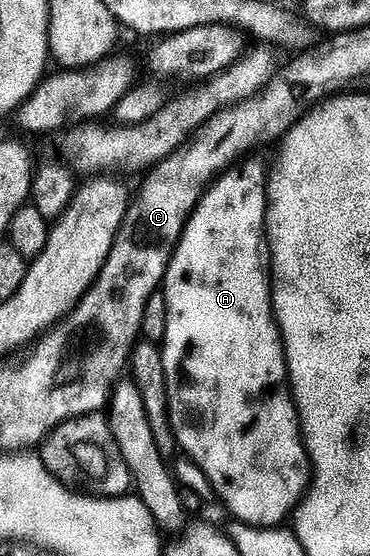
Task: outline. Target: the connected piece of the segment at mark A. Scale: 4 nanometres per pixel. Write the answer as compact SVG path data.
M254 158L247 159L245 162L239 163L237 166L231 167L222 173L209 188L206 189L203 197L198 202L198 207L190 213L189 220L186 221L186 229L182 232L182 238L178 242L178 247L174 249L170 257L170 265L166 271L166 279L164 281L164 291L166 293L166 309L168 310L168 330L166 338L162 341L160 347L162 349L162 357L164 358L164 374L168 382L168 402L170 403L170 425L174 431L174 439L177 447L182 448L187 457L194 461L196 466L200 466L200 470L204 470L204 474L208 478L208 482L212 482L214 487L214 495L220 501L226 503L228 511L234 515L235 521L249 524L252 528L273 528L283 523L282 519L289 517L291 513L297 509L301 499L306 495L312 483L312 465L309 456L306 455L306 446L302 442L302 429L298 423L298 412L294 409L294 397L290 395L290 382L286 371L286 348L282 344L282 331L278 328L278 322L274 318L274 297L272 295L272 276L268 271L268 260L264 255L264 233L266 230L266 186L268 183L267 169L262 169L260 165L254 161Z

